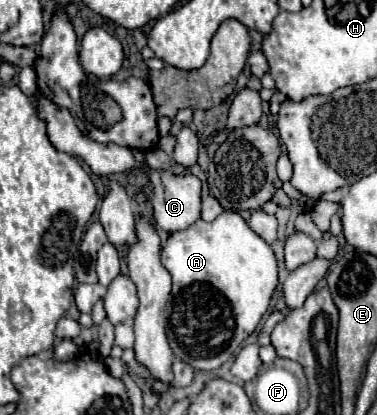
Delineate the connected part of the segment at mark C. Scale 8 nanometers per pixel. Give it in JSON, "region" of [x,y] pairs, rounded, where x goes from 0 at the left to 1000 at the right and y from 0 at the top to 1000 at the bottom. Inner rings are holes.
{"region":[[[406,410],[395,419],[395,434],[406,443],[401,467],[401,496],[406,496],[406,530],[422,545],[422,554],[438,559],[475,559],[496,554],[507,540],[517,540],[533,525],[533,434],[512,419],[454,419],[454,414],[422,414]]]}

